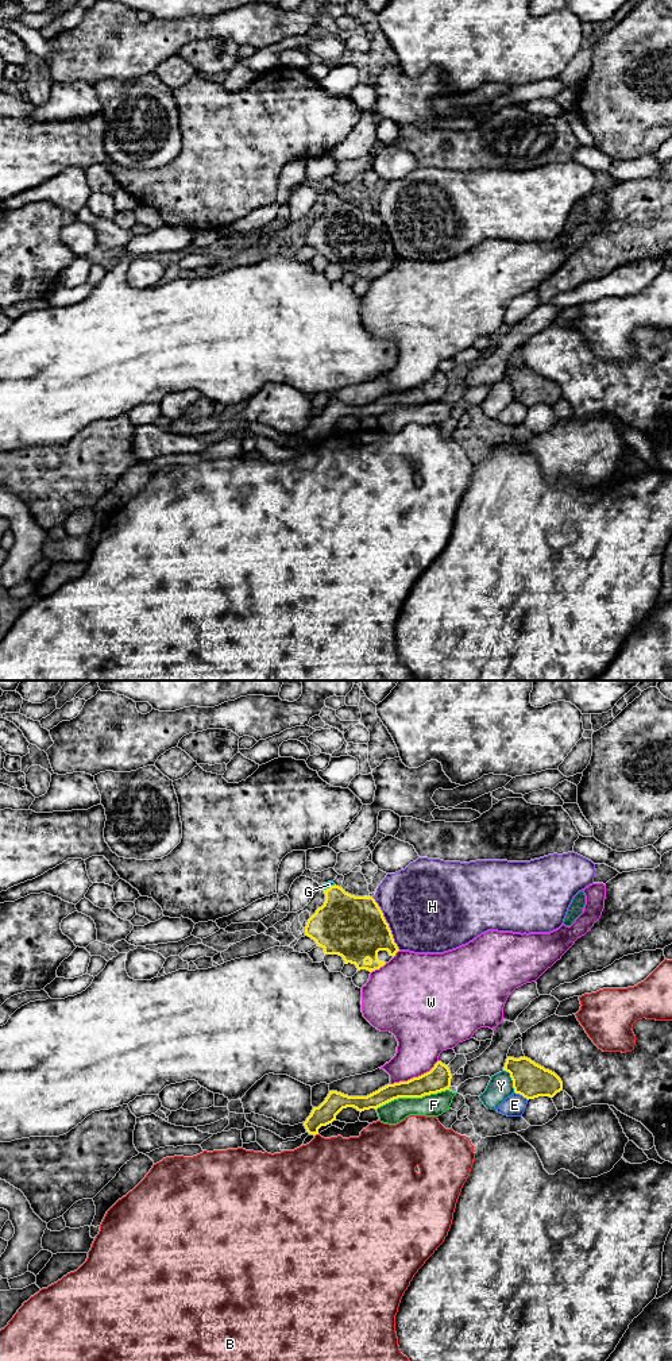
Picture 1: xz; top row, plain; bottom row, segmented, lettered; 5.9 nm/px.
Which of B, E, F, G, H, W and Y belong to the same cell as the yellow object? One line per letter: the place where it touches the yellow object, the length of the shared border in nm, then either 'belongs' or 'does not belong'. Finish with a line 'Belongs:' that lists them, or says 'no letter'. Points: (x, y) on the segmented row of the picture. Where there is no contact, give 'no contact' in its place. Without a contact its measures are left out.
B: xz (316, 1133) | 30 nm | does not belong
E: xz (521, 1094) | 100 nm | does not belong
F: xz (412, 1097) | 460 nm | does not belong
G: xz (331, 886) | 80 nm | belongs
H: xz (387, 924) | 360 nm | does not belong
W: xz (414, 1078) | 320 nm | does not belong
Y: xz (512, 1079) | 150 nm | does not belong
Belongs: G

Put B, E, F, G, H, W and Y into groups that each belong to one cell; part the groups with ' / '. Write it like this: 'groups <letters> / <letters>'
groups B / E / F / G / H / W / Y

